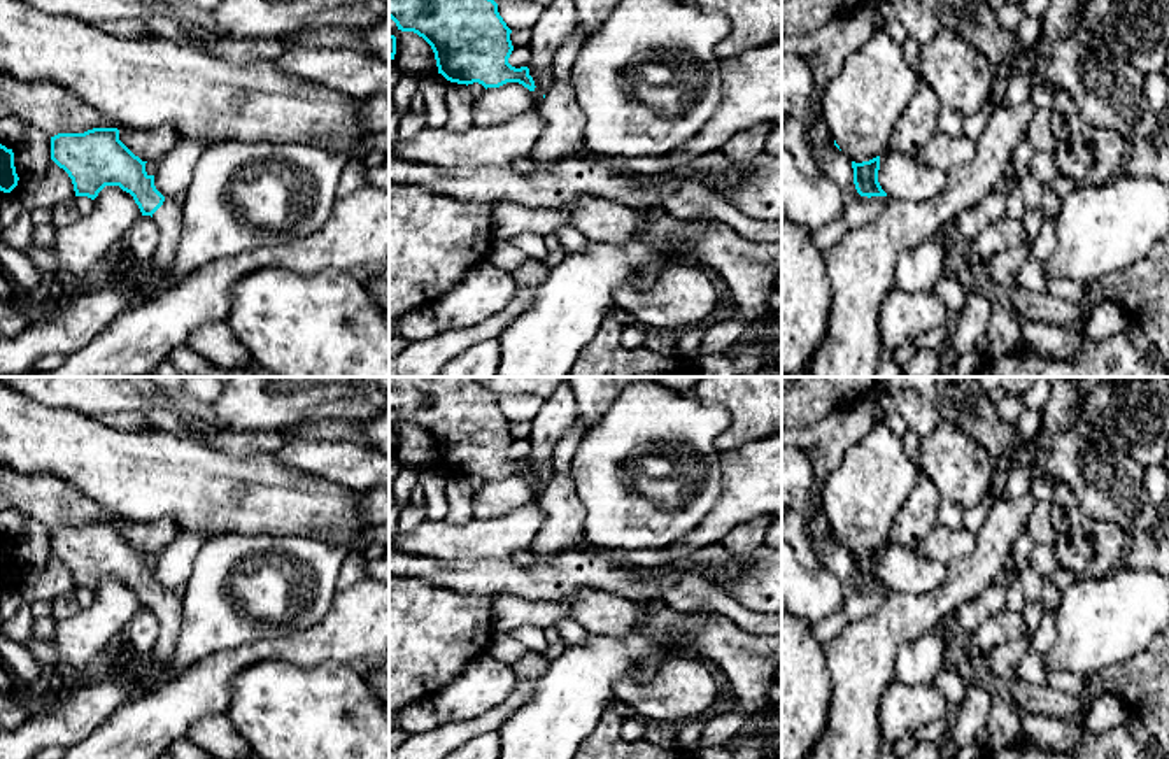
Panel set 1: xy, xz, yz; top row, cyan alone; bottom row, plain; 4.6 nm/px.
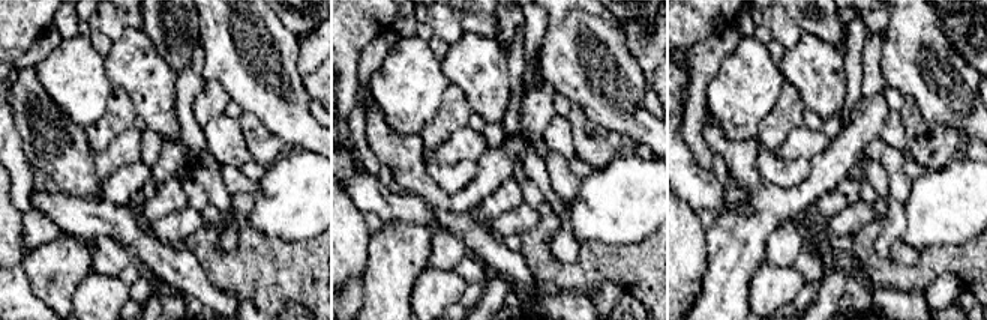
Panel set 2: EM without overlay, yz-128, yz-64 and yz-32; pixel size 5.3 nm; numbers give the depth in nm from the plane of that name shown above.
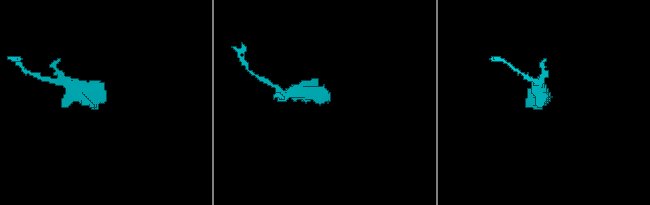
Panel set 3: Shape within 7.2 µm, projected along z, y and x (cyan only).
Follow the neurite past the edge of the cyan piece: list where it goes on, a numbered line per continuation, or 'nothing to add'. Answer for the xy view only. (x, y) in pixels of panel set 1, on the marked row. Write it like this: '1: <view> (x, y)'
1: xy (169, 218)

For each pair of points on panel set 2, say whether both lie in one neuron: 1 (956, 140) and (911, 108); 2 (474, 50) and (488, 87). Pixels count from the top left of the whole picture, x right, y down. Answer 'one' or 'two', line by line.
1: one
2: one

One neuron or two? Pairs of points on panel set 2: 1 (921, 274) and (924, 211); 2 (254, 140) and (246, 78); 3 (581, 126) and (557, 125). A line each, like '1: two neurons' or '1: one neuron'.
1: two neurons
2: two neurons
3: two neurons

